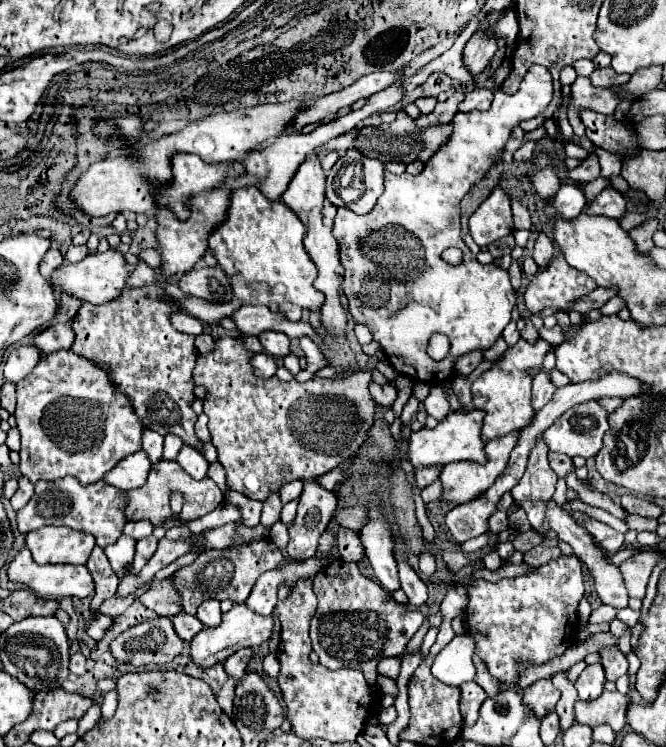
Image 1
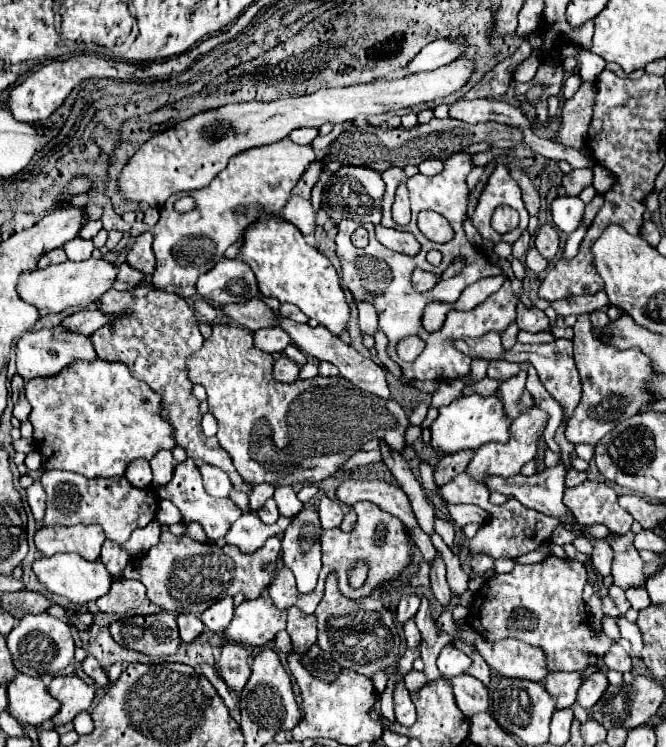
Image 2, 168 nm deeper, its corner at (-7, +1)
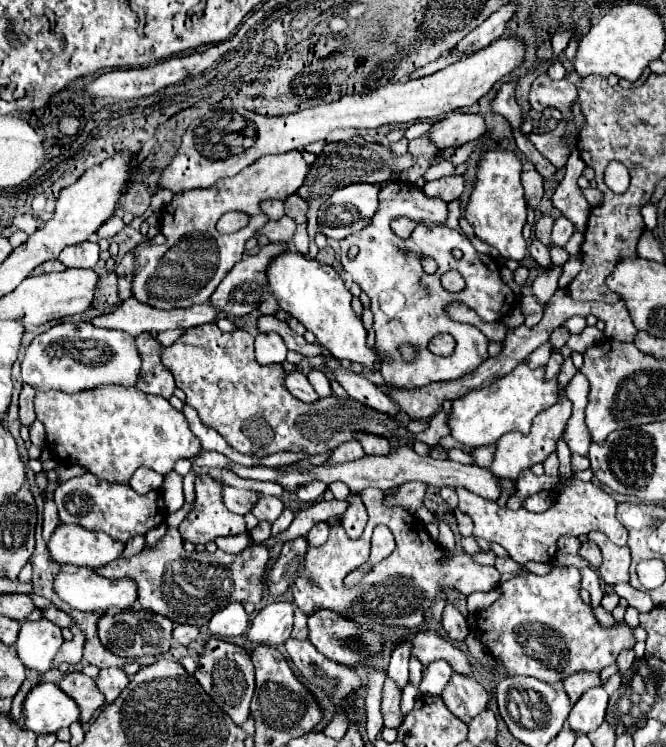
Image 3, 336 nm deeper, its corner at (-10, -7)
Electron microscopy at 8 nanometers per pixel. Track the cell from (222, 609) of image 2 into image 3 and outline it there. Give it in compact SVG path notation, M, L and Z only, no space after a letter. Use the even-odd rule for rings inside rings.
M230 603L210 619L208 629L214 637L232 639L232 637L240 637L246 631L248 623L250 623L250 617L246 615L242 603Z

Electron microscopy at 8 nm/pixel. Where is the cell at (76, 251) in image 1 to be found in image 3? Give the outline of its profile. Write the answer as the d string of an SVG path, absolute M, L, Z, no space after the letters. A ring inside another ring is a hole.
M84 241L82 245L72 245L66 247L60 255L58 261L66 267L88 267L92 269L98 263L98 245L96 241Z

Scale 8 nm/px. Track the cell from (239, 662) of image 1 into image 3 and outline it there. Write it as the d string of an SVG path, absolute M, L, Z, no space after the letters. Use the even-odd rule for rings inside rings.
M210 637L198 659L198 669L194 677L198 679L202 689L212 697L212 701L226 715L230 715L236 725L242 725L250 717L250 701L254 695L254 665L250 661L250 655L242 647Z

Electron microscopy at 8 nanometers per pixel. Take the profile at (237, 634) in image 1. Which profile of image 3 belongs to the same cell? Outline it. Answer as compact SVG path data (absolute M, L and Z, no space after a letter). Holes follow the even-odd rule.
M272 603L262 609L248 625L246 637L254 643L266 643L272 647L282 645L292 633L292 603Z

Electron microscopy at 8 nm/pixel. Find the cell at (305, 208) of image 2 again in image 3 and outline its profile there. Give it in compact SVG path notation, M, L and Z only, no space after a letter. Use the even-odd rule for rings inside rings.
M282 217L278 221L268 221L264 227L256 231L256 235L264 235L270 241L292 241L296 223L290 217Z

